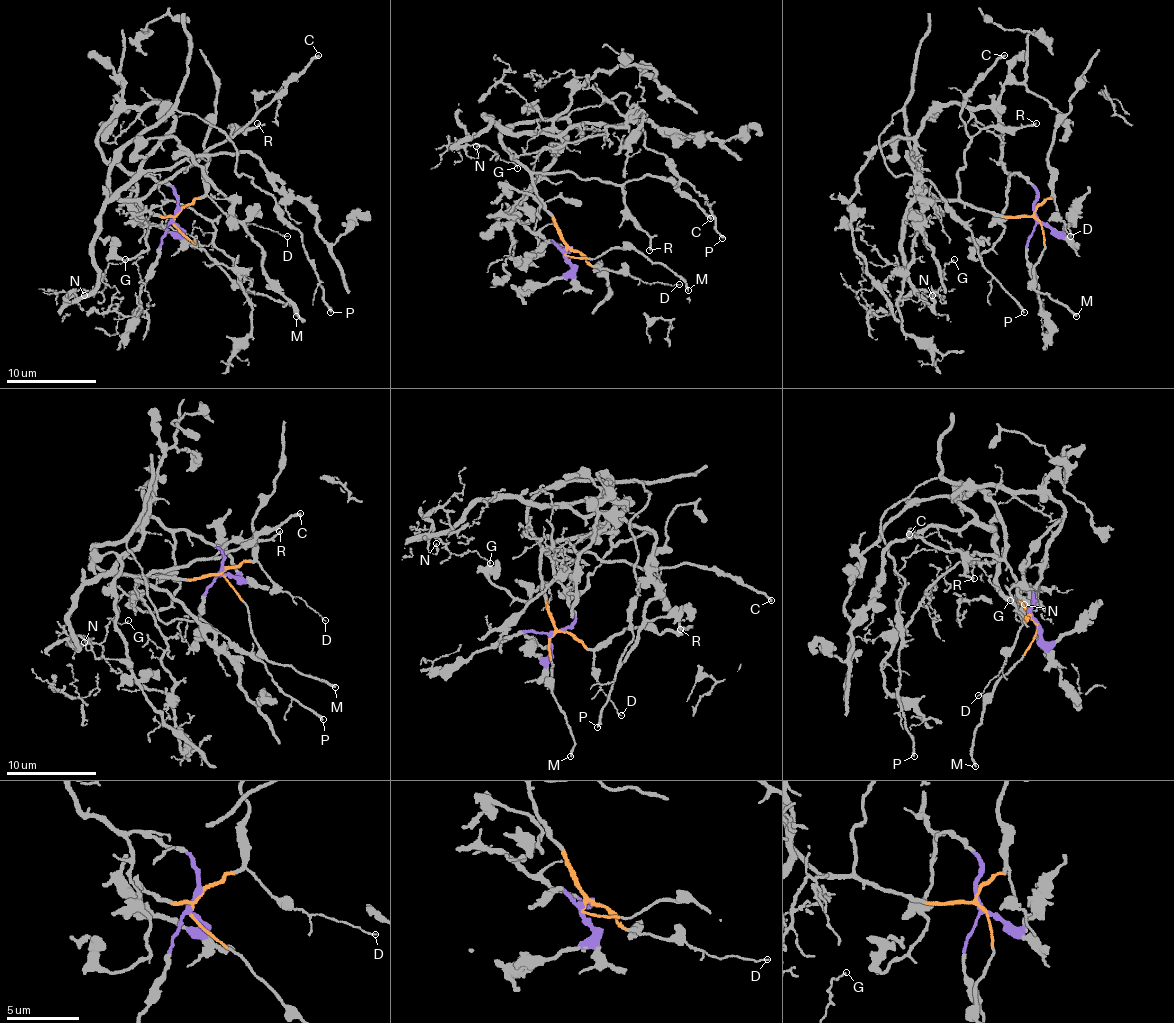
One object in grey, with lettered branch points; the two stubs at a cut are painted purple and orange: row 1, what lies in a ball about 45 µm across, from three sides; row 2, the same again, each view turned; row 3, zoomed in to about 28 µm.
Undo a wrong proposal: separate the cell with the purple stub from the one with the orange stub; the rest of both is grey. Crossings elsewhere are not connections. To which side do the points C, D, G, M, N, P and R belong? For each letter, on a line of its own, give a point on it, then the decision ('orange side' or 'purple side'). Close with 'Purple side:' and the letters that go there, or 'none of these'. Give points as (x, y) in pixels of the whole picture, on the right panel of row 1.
C: at (1004, 55); orange side
D: at (1070, 236); orange side
G: at (954, 259); purple side
M: at (1076, 316); orange side
N: at (932, 295); purple side
P: at (1024, 312); orange side
R: at (1036, 123); orange side
Purple side: G, N

